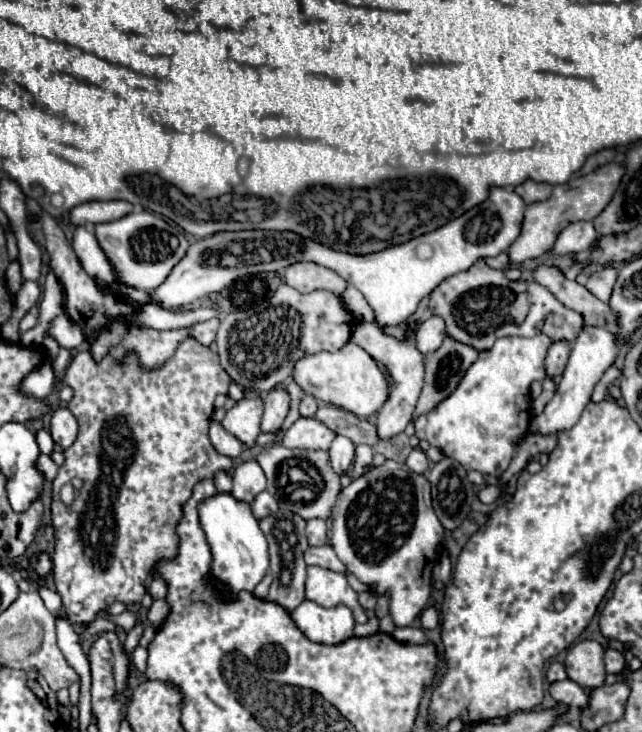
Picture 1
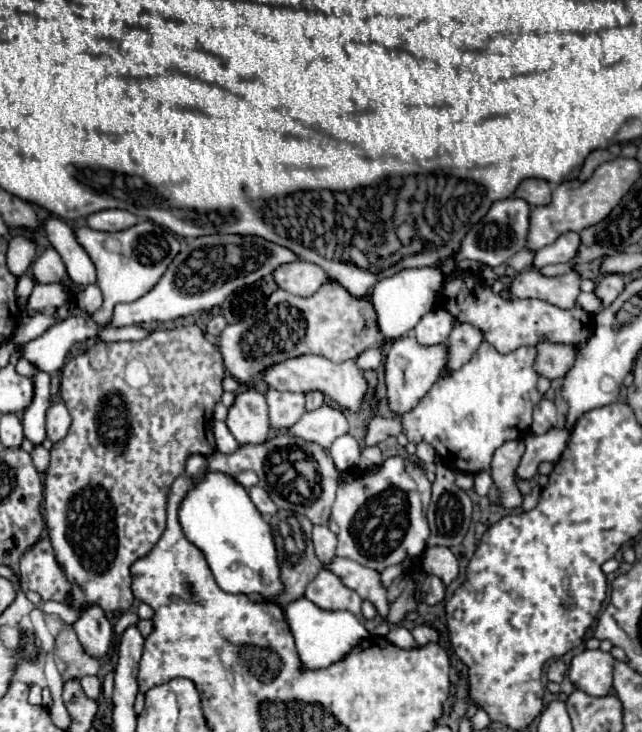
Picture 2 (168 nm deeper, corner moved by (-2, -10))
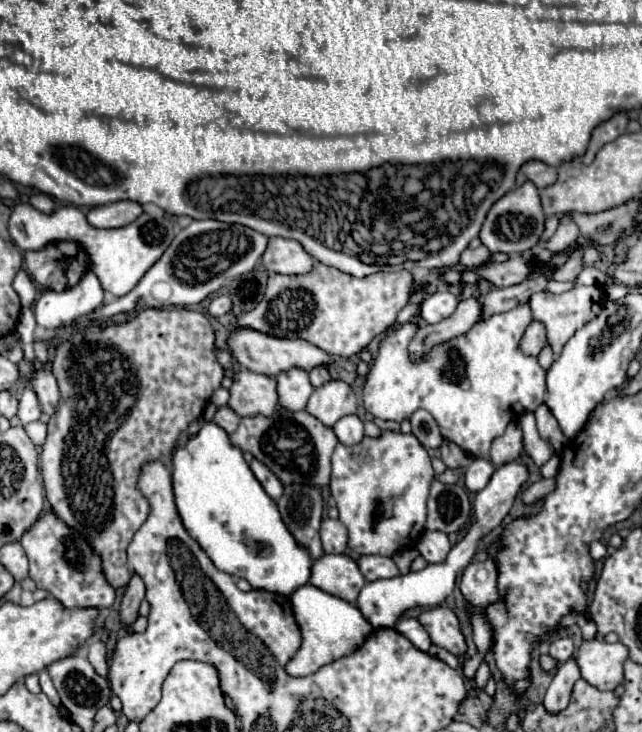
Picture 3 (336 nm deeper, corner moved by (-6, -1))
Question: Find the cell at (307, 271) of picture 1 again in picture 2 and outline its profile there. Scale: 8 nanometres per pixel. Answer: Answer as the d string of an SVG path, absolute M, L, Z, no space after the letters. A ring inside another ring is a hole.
M301 260L279 266L279 270L275 270L273 278L281 290L287 290L295 296L311 296L319 290L319 286L323 282L329 280L329 276L325 274L323 268L319 268L311 262L301 262Z

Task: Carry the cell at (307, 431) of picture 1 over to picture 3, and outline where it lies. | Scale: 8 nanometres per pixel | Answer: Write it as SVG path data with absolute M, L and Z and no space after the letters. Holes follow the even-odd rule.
M329 381L313 391L305 411L319 419L325 427L333 427L341 417L355 415L357 399L347 383Z

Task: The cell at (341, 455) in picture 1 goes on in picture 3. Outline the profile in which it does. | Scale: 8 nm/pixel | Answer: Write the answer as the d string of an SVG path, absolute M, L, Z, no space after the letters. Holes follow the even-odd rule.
M351 415L351 417L343 417L335 423L333 427L333 433L337 435L337 439L351 447L351 445L357 445L361 439L363 439L363 421L357 417L357 415Z

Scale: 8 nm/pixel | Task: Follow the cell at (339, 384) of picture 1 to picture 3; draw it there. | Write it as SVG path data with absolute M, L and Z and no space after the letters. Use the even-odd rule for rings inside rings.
M231 329L229 333L229 349L237 363L249 371L267 375L267 377L277 377L283 371L289 371L293 367L311 371L315 367L329 367L335 363L335 357L325 353L323 349L311 345L309 341L303 339L277 339L277 337L267 337L265 333L255 333L253 329Z

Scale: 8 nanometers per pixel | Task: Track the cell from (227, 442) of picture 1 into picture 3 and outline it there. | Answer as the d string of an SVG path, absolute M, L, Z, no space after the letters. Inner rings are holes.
M221 407L221 409L215 413L215 423L217 423L221 429L225 429L229 435L239 427L239 421L241 421L241 419L235 415L233 409Z

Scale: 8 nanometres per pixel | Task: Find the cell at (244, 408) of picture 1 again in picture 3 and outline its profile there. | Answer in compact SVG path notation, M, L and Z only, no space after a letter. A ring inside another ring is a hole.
M243 369L233 375L233 385L229 391L231 399L227 407L231 407L239 417L269 417L277 407L275 379L267 375Z

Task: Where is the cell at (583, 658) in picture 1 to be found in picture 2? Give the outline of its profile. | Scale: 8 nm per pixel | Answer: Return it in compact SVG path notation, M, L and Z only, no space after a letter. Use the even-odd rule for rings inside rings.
M583 650L583 652L585 654L577 654L569 666L569 678L573 686L587 692L589 696L607 696L613 682L615 658L603 650Z

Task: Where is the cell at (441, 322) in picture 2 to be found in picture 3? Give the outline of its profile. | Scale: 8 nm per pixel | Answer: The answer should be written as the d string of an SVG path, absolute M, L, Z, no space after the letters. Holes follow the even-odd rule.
M437 291L421 303L421 317L429 325L435 325L435 323L447 319L457 309L457 305L459 305L459 299L453 293Z

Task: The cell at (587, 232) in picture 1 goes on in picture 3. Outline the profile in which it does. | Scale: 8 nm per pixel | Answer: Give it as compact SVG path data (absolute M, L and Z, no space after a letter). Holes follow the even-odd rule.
M563 217L557 231L555 231L555 235L543 247L557 253L557 251L563 251L569 245L573 245L577 241L577 237L579 237L579 227L573 223L571 217Z

